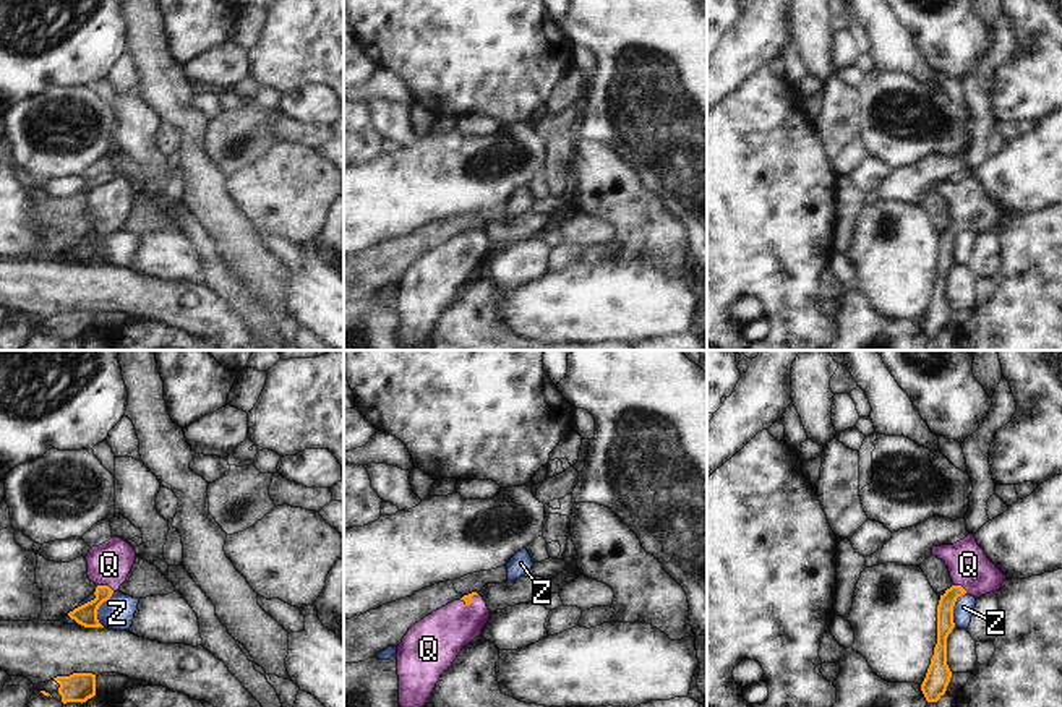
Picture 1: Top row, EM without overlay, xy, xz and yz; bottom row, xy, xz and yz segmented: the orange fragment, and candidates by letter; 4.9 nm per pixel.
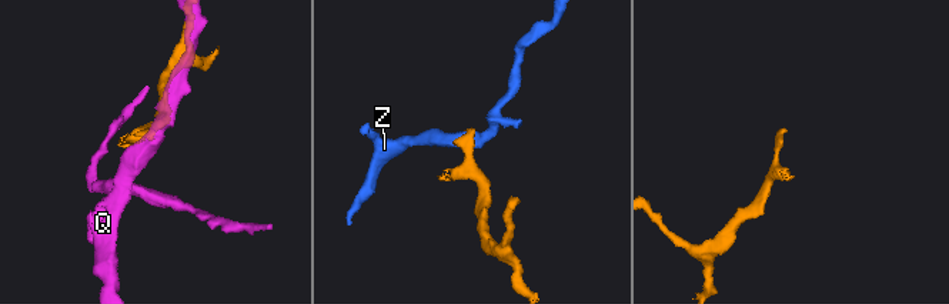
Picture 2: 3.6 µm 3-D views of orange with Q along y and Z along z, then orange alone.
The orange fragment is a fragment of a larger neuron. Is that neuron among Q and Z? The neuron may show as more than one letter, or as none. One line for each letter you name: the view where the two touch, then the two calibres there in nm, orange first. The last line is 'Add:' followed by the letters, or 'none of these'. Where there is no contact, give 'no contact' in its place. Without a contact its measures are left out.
Q: meets orange in xy; 110 nm thick on the orange side, 200 nm on the other
Add: Q

